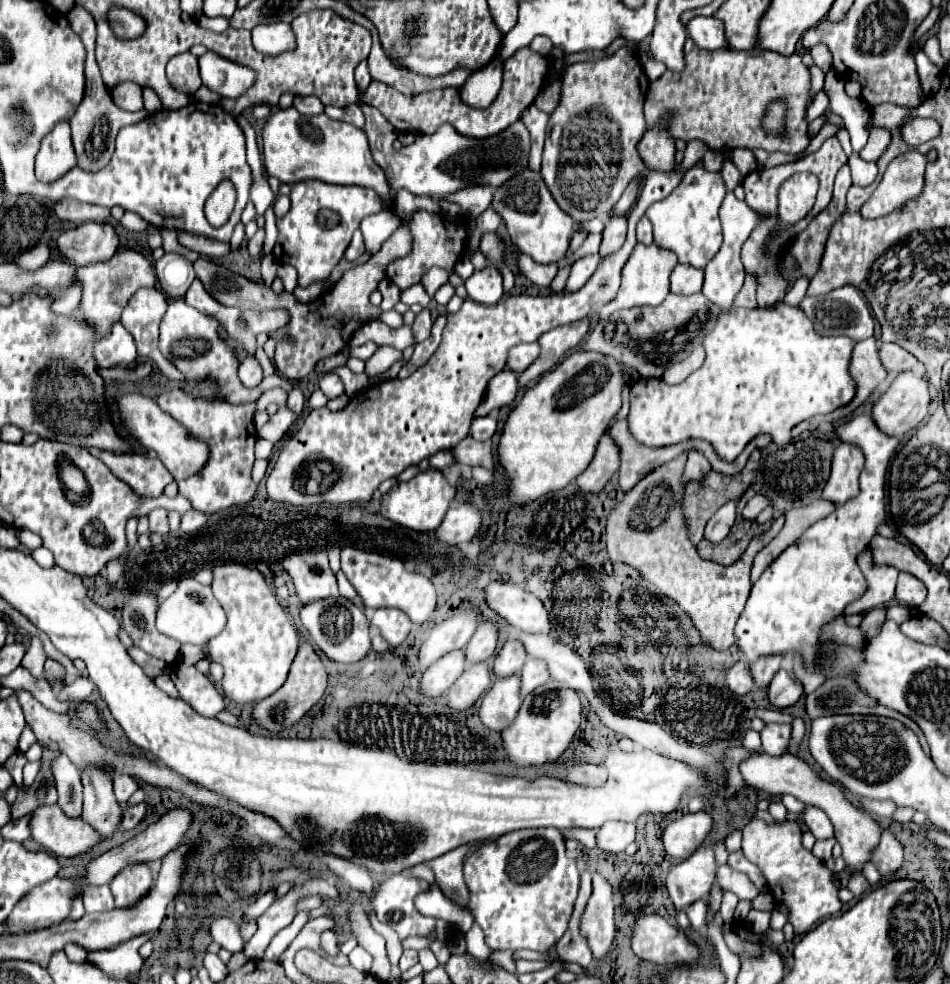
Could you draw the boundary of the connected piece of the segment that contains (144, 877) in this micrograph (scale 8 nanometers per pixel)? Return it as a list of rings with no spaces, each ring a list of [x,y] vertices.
[[[135,864],[125,868],[121,876],[115,876],[111,884],[111,892],[115,896],[117,908],[131,908],[145,896],[153,886],[153,876],[149,864]]]

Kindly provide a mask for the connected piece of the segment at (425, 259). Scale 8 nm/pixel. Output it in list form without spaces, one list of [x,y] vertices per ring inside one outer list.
[[[419,210],[413,220],[411,220],[411,232],[413,232],[413,250],[409,256],[395,260],[393,264],[389,264],[387,268],[387,278],[397,284],[401,290],[417,284],[421,280],[421,276],[433,268],[445,268],[445,270],[453,270],[453,266],[457,264],[457,260],[463,256],[465,250],[465,242],[467,242],[467,230],[463,224],[451,224],[441,216],[433,216],[425,210]]]

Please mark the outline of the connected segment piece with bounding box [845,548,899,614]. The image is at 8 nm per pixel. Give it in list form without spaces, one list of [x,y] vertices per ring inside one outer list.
[[[865,548],[865,552],[857,556],[857,562],[869,586],[867,586],[865,596],[861,596],[861,600],[855,600],[853,604],[849,604],[849,608],[845,608],[845,614],[865,614],[873,608],[889,604],[895,596],[899,570],[873,564],[869,548]]]

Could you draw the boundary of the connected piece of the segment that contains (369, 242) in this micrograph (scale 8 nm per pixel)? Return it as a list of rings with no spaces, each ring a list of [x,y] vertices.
[[[383,210],[379,214],[371,214],[361,222],[361,232],[365,236],[365,246],[369,252],[377,252],[381,244],[399,228],[401,218],[397,218],[395,210]]]

